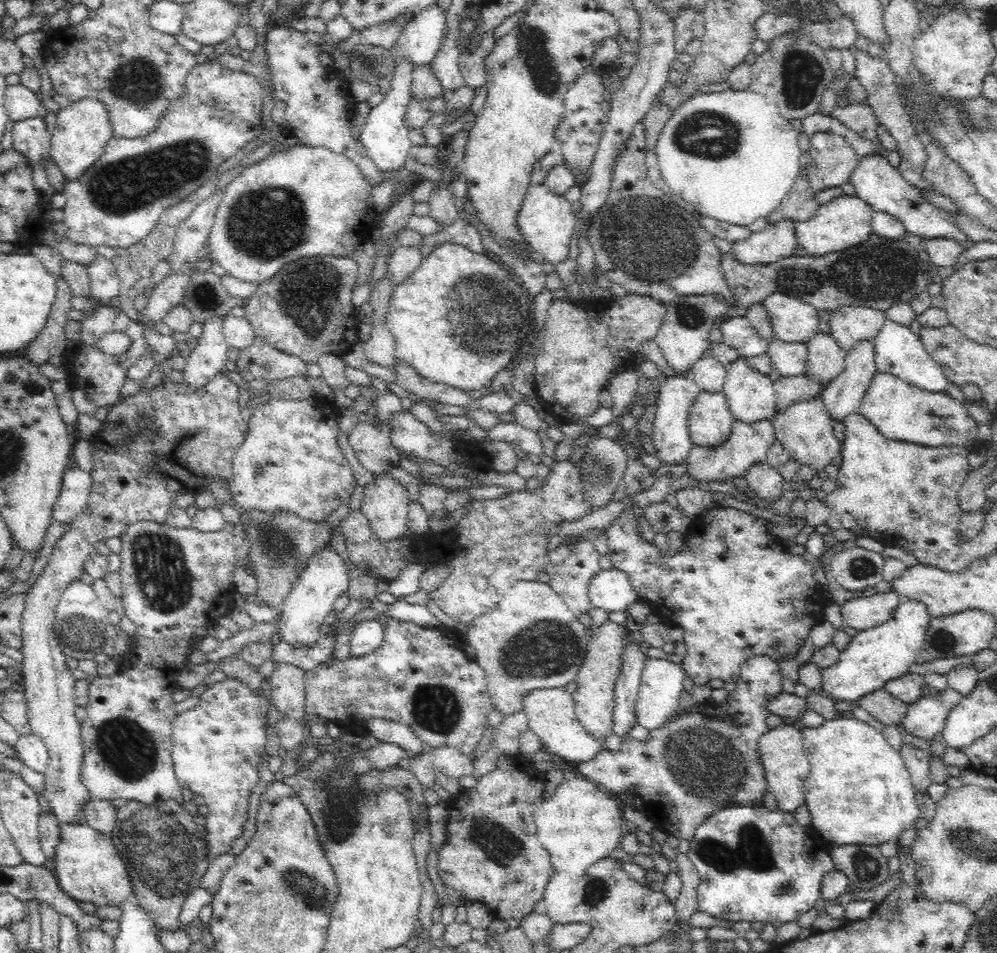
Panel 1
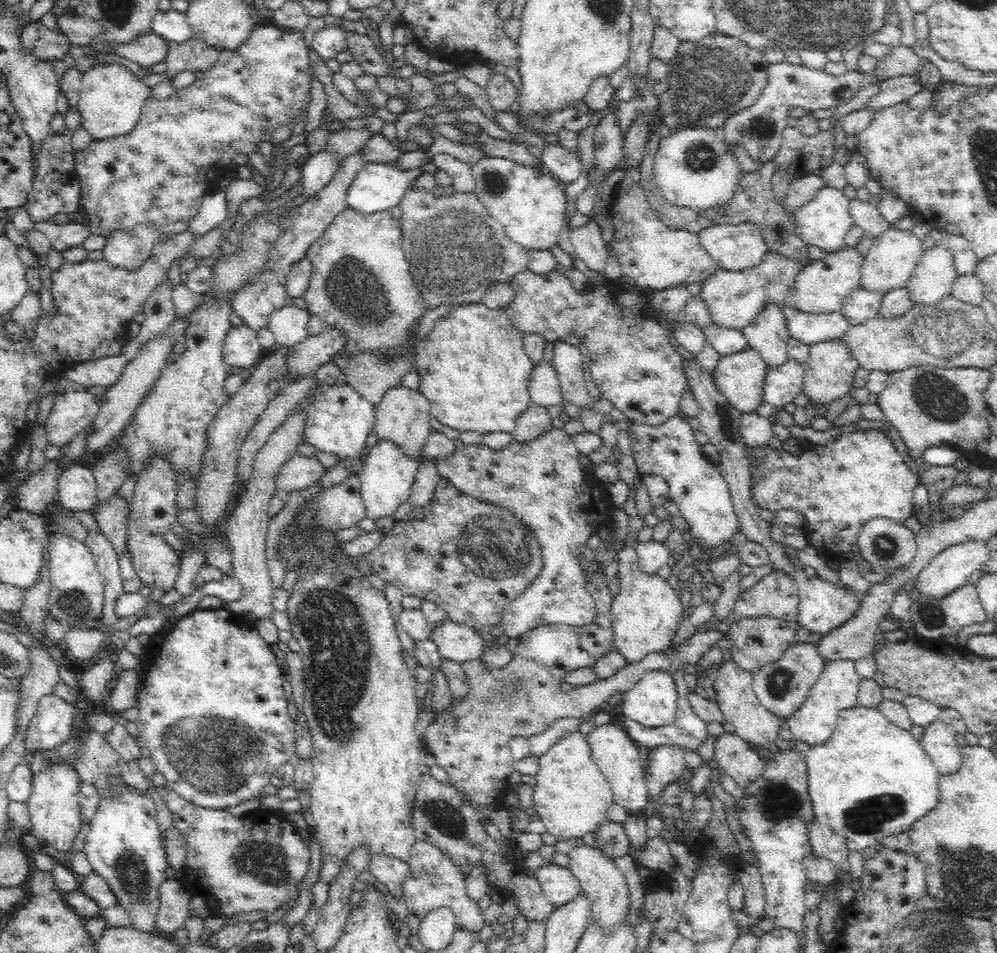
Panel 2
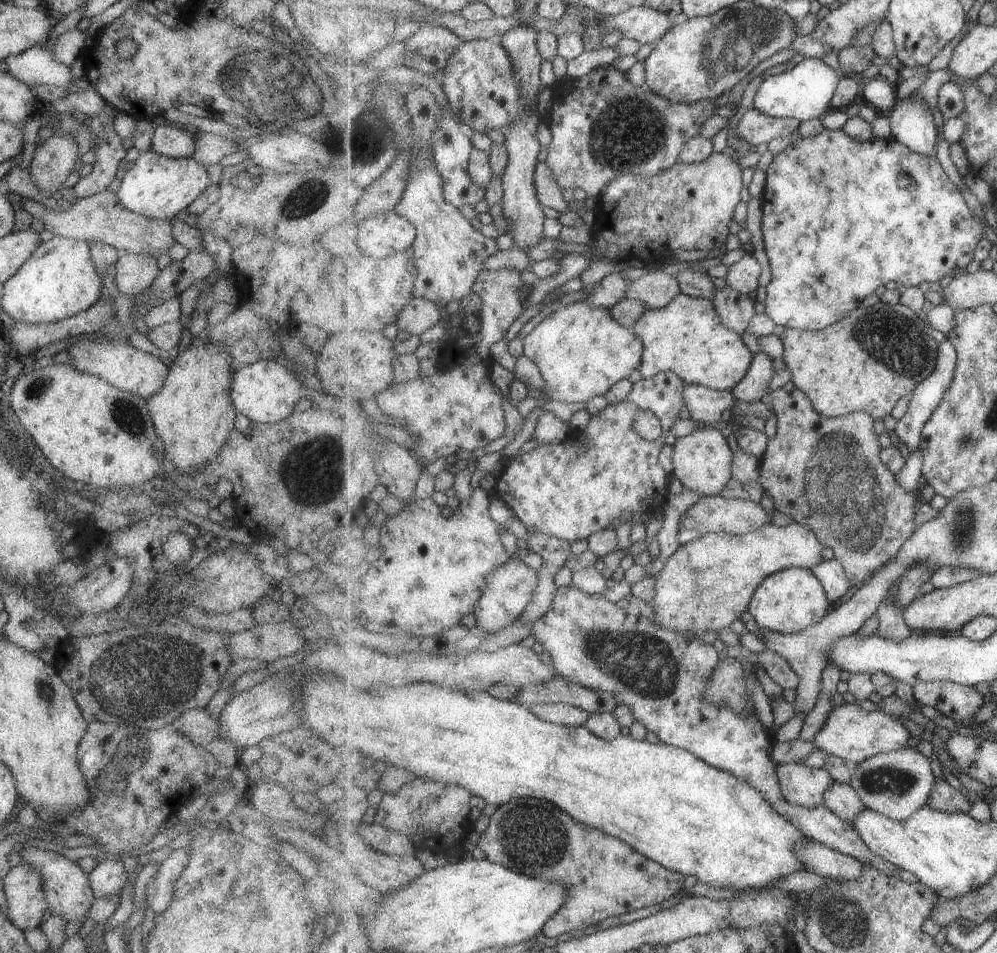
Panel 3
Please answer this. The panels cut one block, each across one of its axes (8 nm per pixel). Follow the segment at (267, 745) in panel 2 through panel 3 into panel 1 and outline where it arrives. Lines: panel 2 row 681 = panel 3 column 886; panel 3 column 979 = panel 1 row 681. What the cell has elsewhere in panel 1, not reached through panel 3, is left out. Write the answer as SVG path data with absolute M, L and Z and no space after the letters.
M228 677L222 682L216 682L200 696L200 703L195 708L178 714L172 720L171 755L178 784L182 790L190 790L193 794L204 797L208 812L205 816L206 842L210 860L218 854L231 852L232 842L242 834L242 826L248 818L248 800L252 796L254 786L258 784L258 762L262 759L266 737L266 716L270 702L260 693L252 692L244 682L234 677Z

